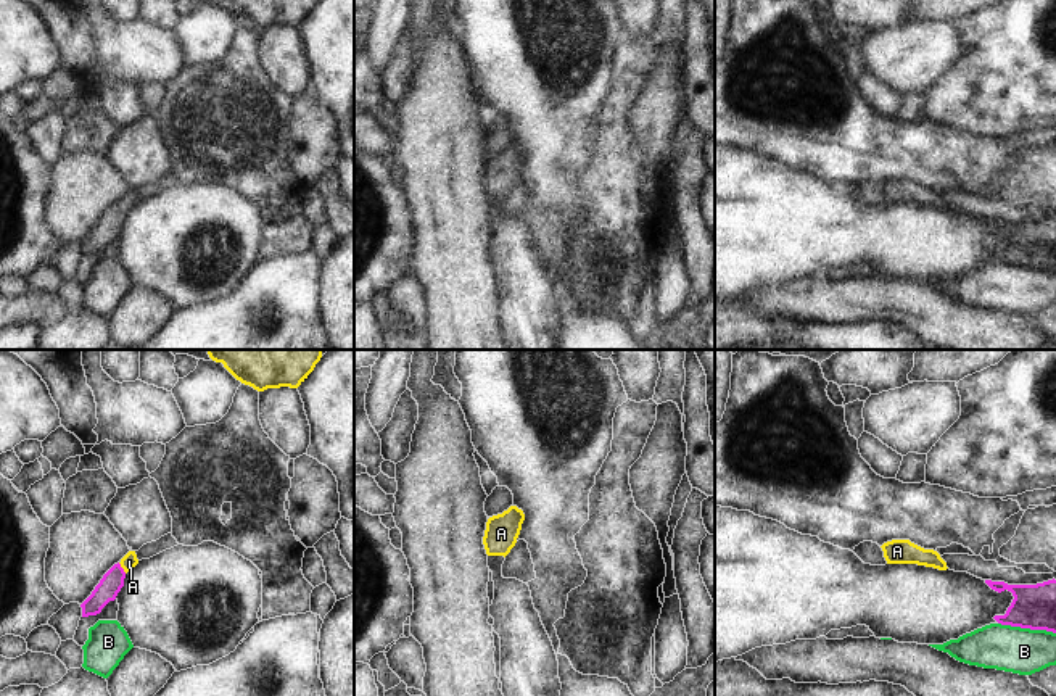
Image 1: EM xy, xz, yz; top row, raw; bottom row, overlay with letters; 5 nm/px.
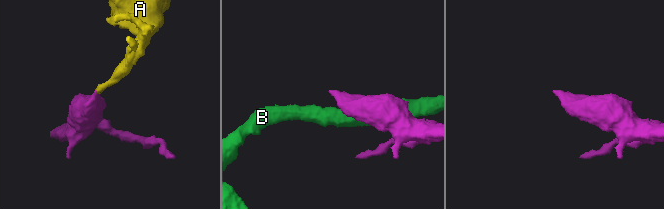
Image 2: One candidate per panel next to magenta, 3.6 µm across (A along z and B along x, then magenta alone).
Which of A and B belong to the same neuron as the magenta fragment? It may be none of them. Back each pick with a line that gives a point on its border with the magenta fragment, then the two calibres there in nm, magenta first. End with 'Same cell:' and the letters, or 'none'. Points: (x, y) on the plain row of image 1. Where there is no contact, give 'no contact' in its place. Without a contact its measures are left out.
A: meets magenta in xy at (121, 207); 110 nm thick on the magenta side, 80 nm on the other
Same cell: A

